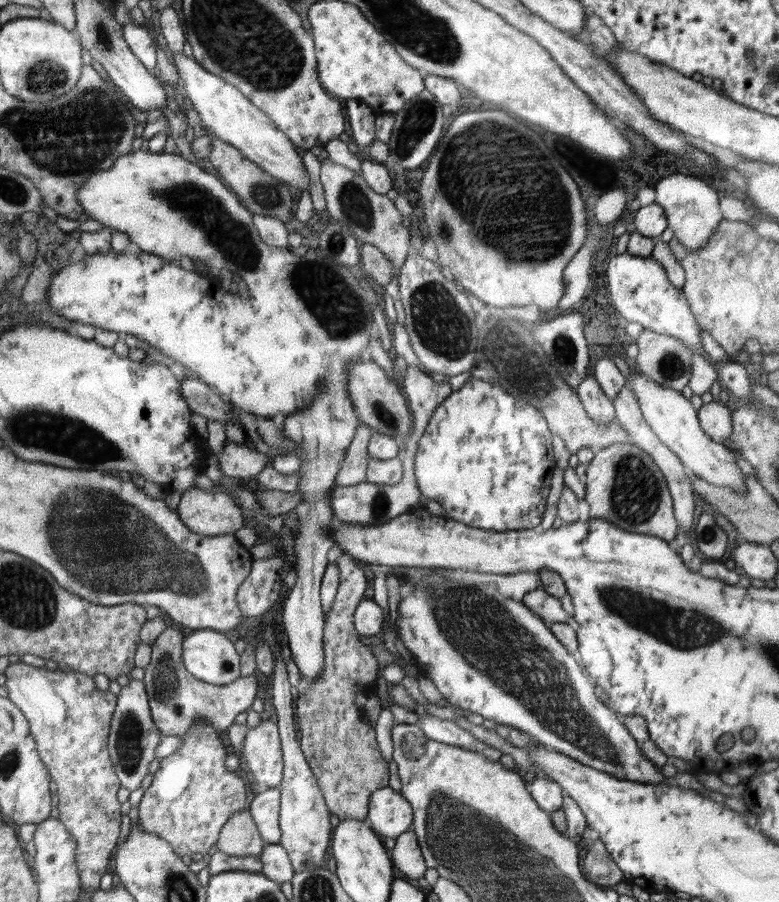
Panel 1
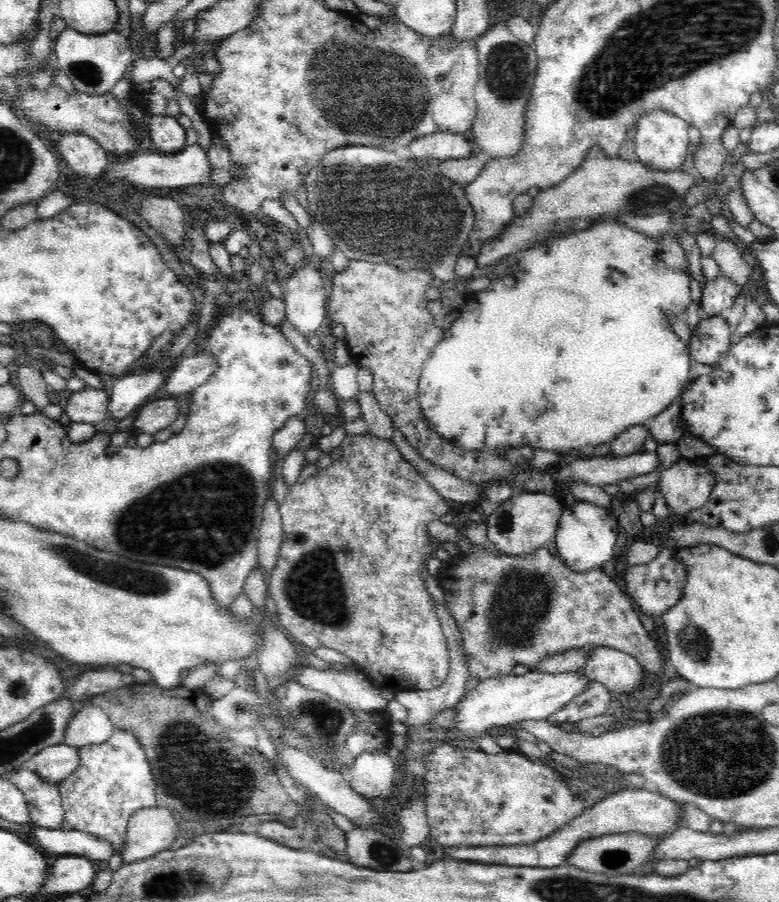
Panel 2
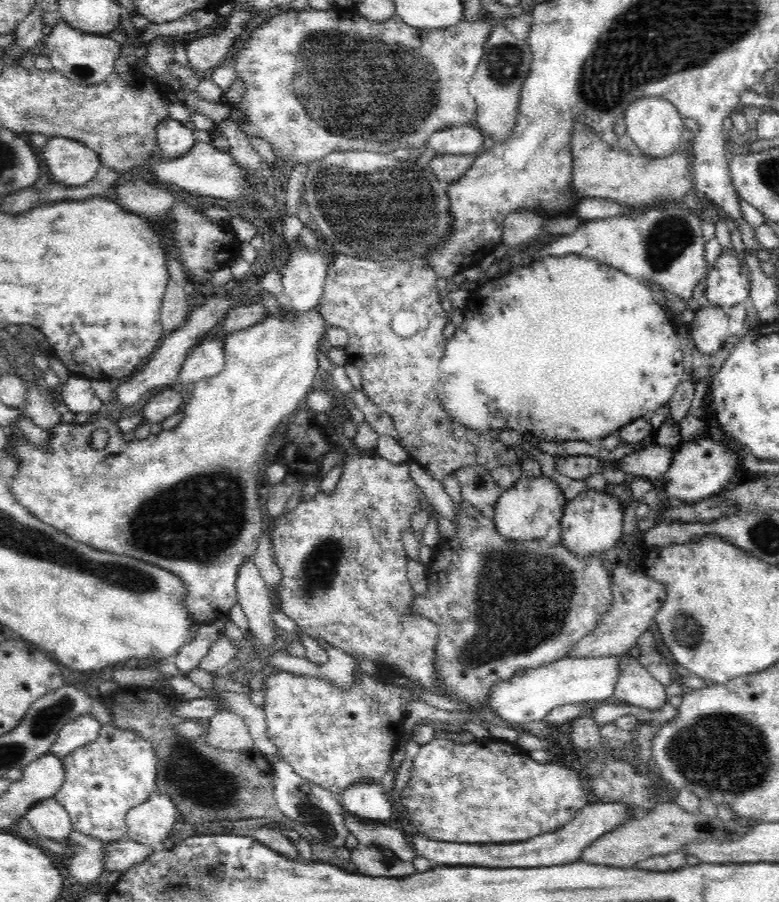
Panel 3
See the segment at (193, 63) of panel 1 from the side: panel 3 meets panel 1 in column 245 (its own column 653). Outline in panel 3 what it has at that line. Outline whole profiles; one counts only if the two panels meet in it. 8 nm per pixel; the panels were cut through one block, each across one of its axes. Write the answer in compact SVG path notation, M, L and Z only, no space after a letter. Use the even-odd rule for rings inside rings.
M643 96L630 104L626 110L623 122L627 128L627 135L636 143L641 152L654 158L671 155L679 148L680 141L686 135L682 117L674 104L659 96Z

